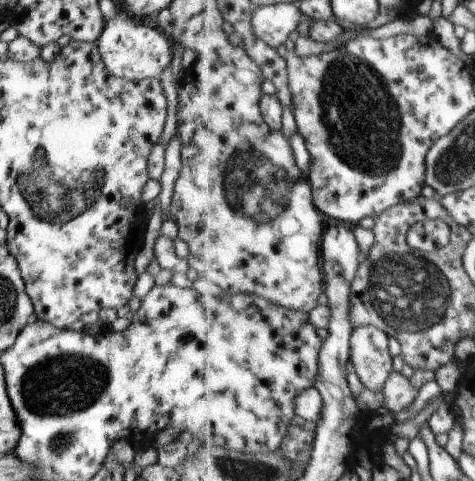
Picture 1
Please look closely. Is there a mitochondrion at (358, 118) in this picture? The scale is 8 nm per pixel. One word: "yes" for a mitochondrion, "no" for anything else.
yes

